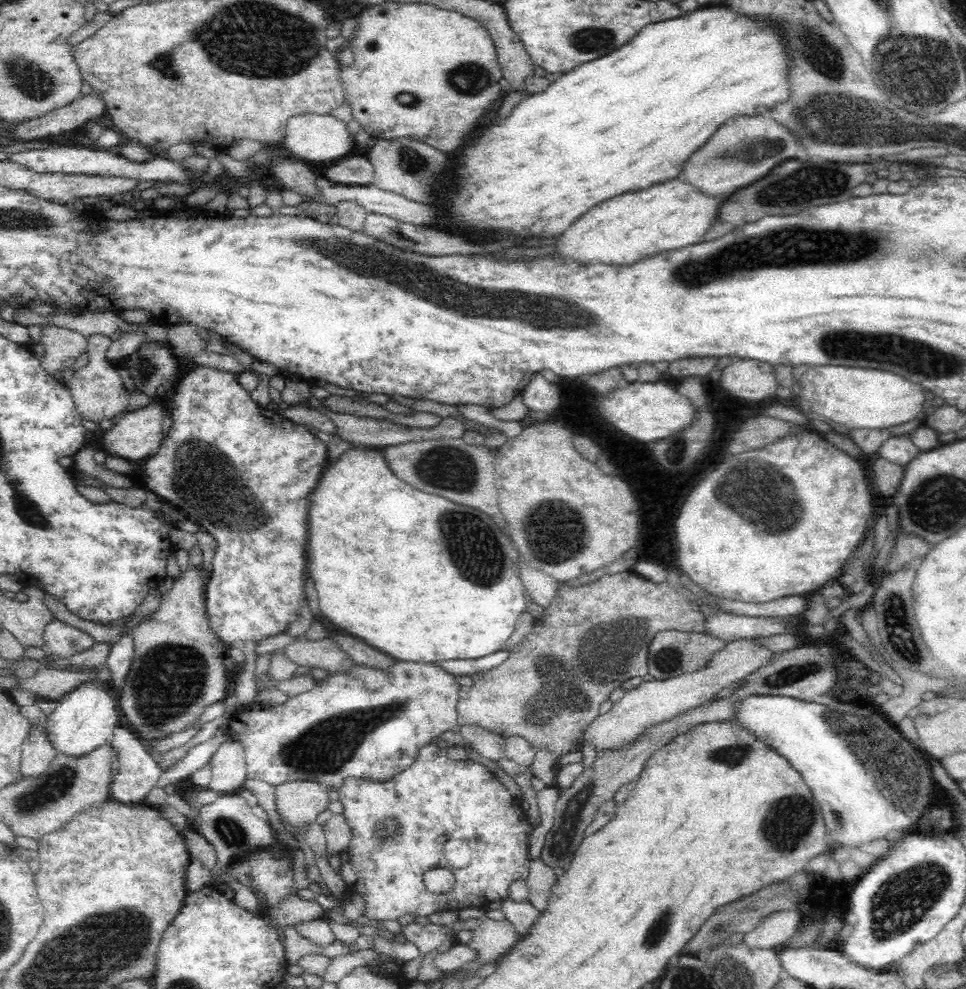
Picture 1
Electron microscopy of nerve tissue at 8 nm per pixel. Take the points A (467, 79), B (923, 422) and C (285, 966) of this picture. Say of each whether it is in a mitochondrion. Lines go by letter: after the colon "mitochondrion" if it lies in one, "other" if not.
A: mitochondrion
B: other
C: other

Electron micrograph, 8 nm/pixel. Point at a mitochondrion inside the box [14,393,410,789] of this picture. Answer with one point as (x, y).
(169, 680)

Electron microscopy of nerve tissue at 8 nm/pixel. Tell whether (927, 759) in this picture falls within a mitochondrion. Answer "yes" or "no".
no

